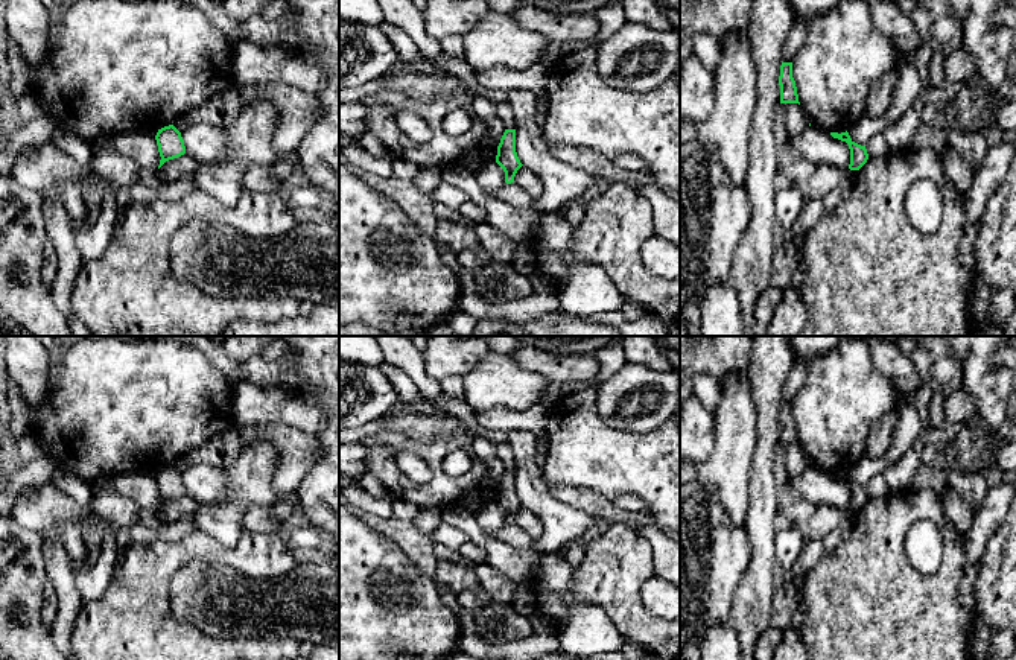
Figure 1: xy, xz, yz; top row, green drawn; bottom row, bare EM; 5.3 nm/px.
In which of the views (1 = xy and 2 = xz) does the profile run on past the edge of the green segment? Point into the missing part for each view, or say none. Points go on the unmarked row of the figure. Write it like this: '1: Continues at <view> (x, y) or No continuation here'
1: No continuation here
2: No continuation here

